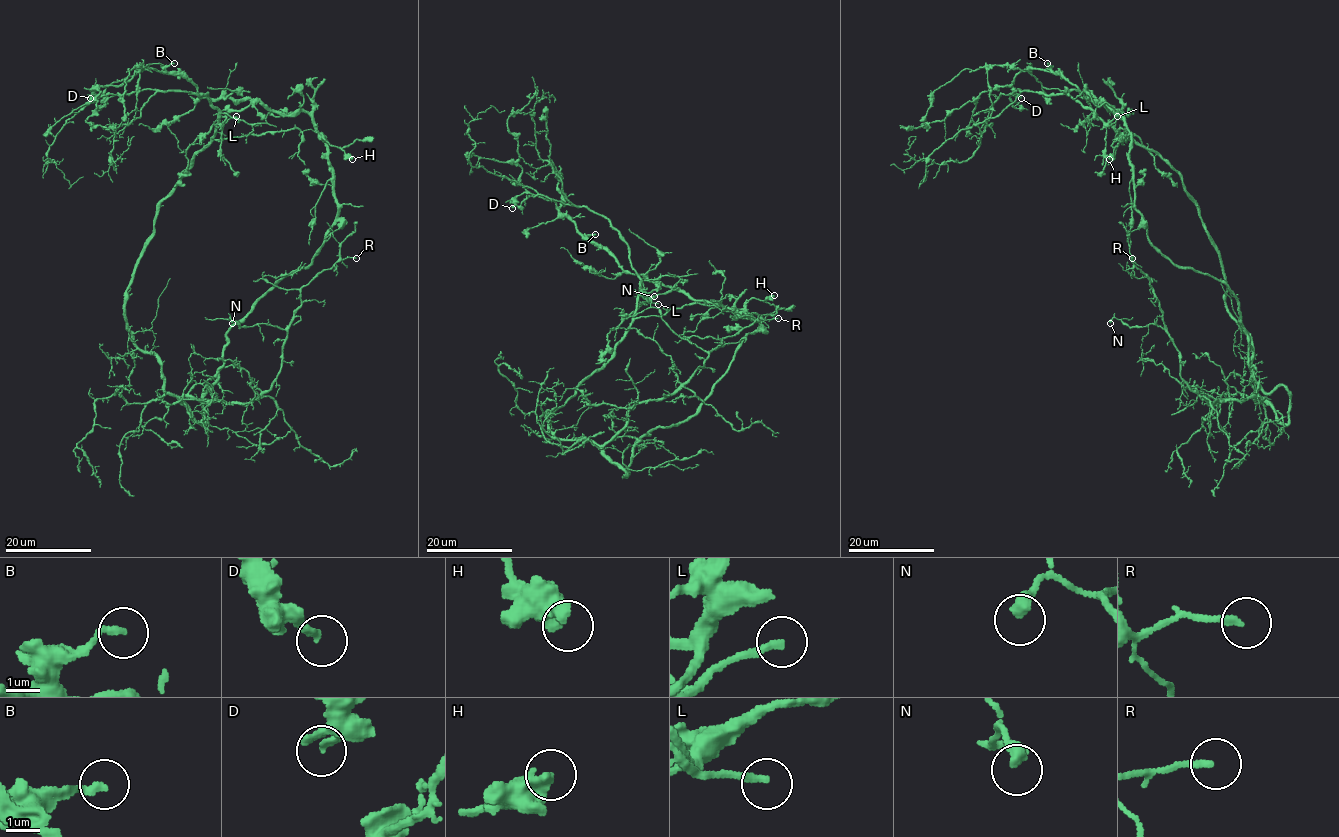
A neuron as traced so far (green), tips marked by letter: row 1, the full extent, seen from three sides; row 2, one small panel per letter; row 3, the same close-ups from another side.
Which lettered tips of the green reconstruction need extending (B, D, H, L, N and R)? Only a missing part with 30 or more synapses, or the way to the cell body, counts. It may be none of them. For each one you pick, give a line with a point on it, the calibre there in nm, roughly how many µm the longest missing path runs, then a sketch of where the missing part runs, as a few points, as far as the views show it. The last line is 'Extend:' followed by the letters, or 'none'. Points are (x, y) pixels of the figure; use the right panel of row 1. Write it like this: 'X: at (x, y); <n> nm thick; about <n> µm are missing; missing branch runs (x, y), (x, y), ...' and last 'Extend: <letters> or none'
Extend: none

